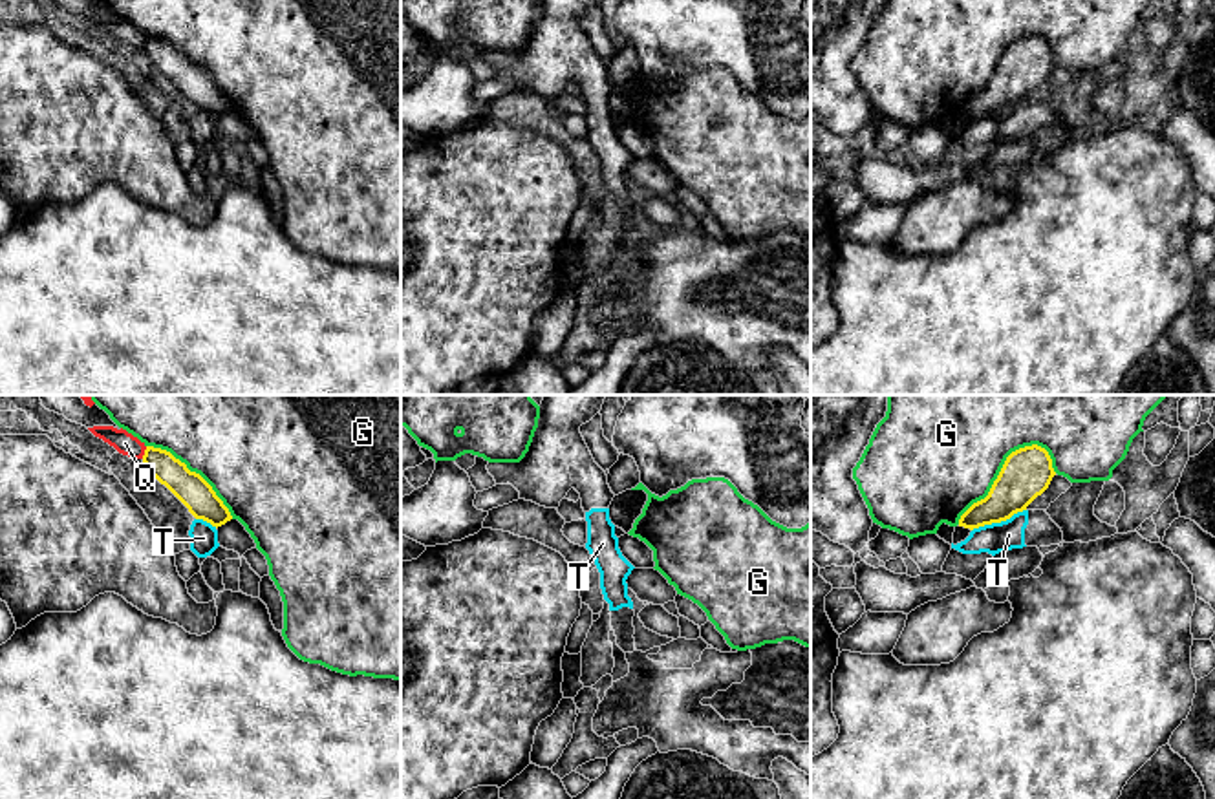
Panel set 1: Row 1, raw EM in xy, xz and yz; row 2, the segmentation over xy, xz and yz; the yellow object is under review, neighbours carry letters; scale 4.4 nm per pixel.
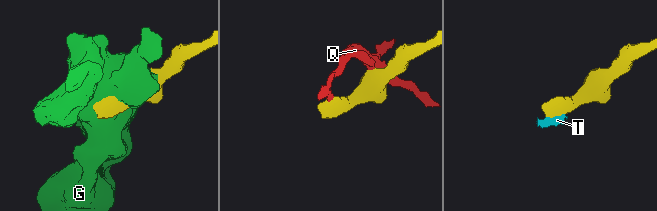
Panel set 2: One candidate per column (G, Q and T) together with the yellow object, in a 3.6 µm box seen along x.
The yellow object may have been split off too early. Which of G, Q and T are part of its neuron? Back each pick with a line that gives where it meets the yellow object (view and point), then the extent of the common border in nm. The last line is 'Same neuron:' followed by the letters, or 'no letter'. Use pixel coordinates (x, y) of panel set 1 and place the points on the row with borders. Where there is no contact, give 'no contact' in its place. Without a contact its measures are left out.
Same neuron: no letter

